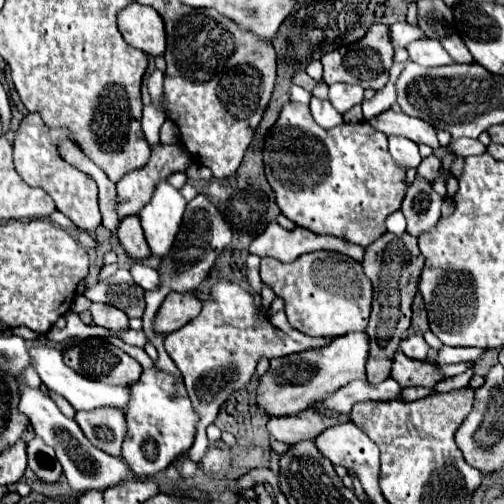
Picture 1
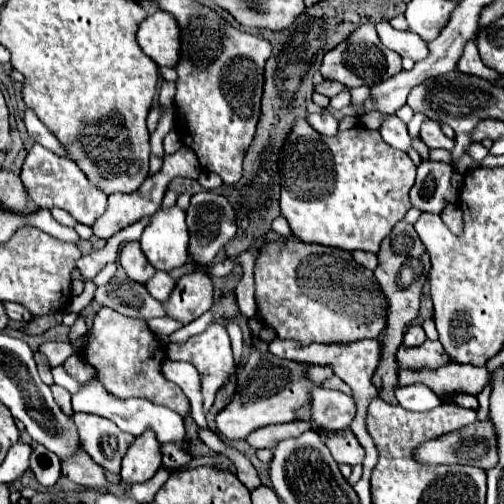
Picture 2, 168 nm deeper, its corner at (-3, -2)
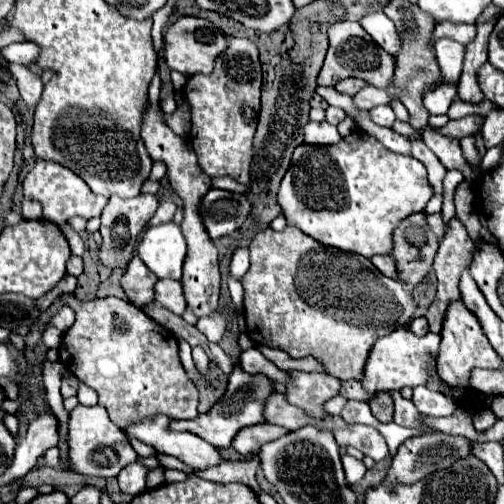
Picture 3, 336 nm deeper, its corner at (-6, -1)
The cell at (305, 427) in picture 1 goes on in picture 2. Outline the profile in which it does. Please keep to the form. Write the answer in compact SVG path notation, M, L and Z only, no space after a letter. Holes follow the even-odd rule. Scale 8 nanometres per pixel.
M293 421L293 423L281 423L281 425L267 425L261 427L259 431L253 431L247 437L247 443L261 449L261 447L269 447L275 449L279 441L289 439L289 437L299 437L305 431L311 431L311 423L309 421Z

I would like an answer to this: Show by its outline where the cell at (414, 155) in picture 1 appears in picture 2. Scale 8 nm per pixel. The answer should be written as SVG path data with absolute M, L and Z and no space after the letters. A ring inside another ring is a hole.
M389 115L389 117L383 121L379 133L381 133L383 141L389 143L391 147L395 147L395 149L399 149L399 151L405 151L405 153L411 149L411 137L409 137L409 133L407 133L407 125L405 125L399 117Z

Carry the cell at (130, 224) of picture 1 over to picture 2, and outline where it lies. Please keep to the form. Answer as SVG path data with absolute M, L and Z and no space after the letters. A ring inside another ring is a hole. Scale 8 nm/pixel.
M129 241L129 243L125 243L121 247L121 251L119 251L119 263L127 271L129 279L133 279L137 283L145 283L157 271L145 259L145 255L143 255L143 251L139 247L139 241Z

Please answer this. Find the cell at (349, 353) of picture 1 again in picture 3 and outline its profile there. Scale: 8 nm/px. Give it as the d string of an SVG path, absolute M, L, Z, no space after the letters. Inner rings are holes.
M238 368L228 378L226 394L206 414L198 414L198 418L194 418L194 420L172 420L170 422L170 430L192 432L192 434L198 434L200 438L204 438L208 444L212 444L216 448L228 448L232 438L236 436L236 432L240 428L264 422L264 416L262 416L264 400L270 396L272 390L274 388L272 388L272 380L270 378L266 378L262 374L252 376L252 374L244 372L242 368Z

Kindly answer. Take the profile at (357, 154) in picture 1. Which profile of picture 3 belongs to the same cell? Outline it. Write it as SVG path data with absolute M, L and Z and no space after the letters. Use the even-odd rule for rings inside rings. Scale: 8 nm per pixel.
M352 132L334 146L298 146L294 150L292 164L282 178L278 202L288 224L300 228L320 244L372 258L376 254L392 252L392 232L396 226L406 216L422 212L432 194L434 192L430 190L430 182L426 182L426 168L422 162L388 150L384 144L364 132Z

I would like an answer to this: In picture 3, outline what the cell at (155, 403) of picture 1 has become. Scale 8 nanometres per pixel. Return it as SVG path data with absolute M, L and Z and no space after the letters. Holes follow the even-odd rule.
M132 462L128 464L120 474L118 474L118 484L120 484L120 490L124 494L142 494L146 490L146 472L148 468L144 468L142 464L138 462Z

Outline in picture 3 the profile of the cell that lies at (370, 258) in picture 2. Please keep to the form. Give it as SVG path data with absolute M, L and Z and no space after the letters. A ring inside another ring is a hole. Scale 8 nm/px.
M374 256L374 258L372 258L372 264L374 264L384 276L390 276L390 278L398 280L398 268L396 268L396 262L394 262L394 256Z

